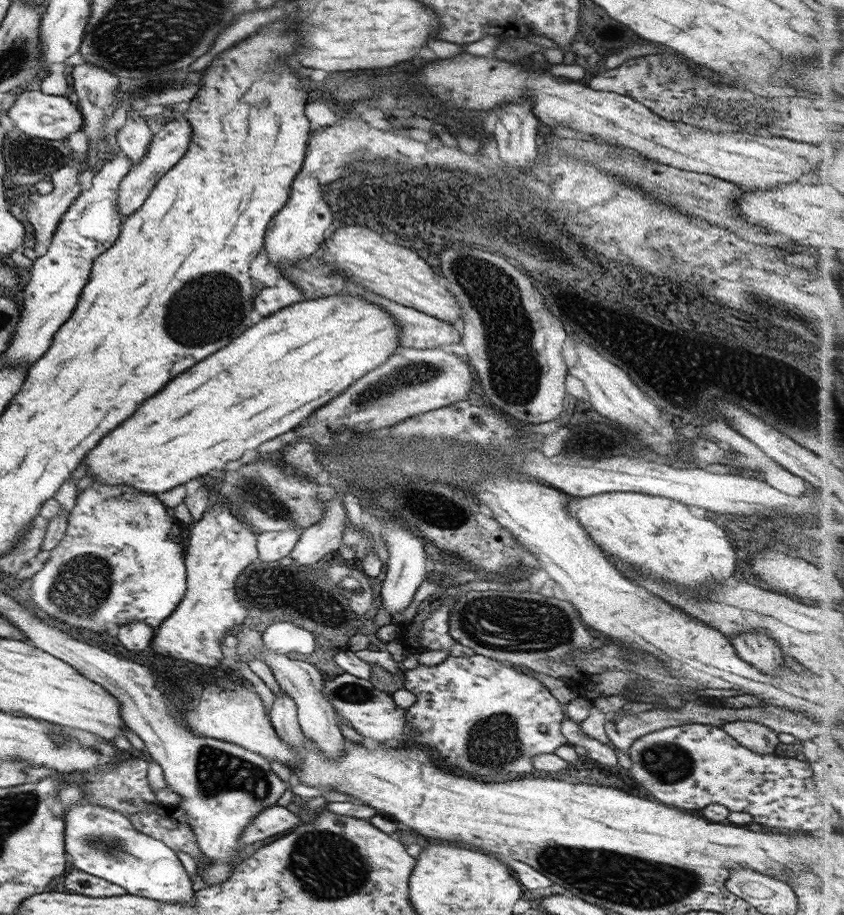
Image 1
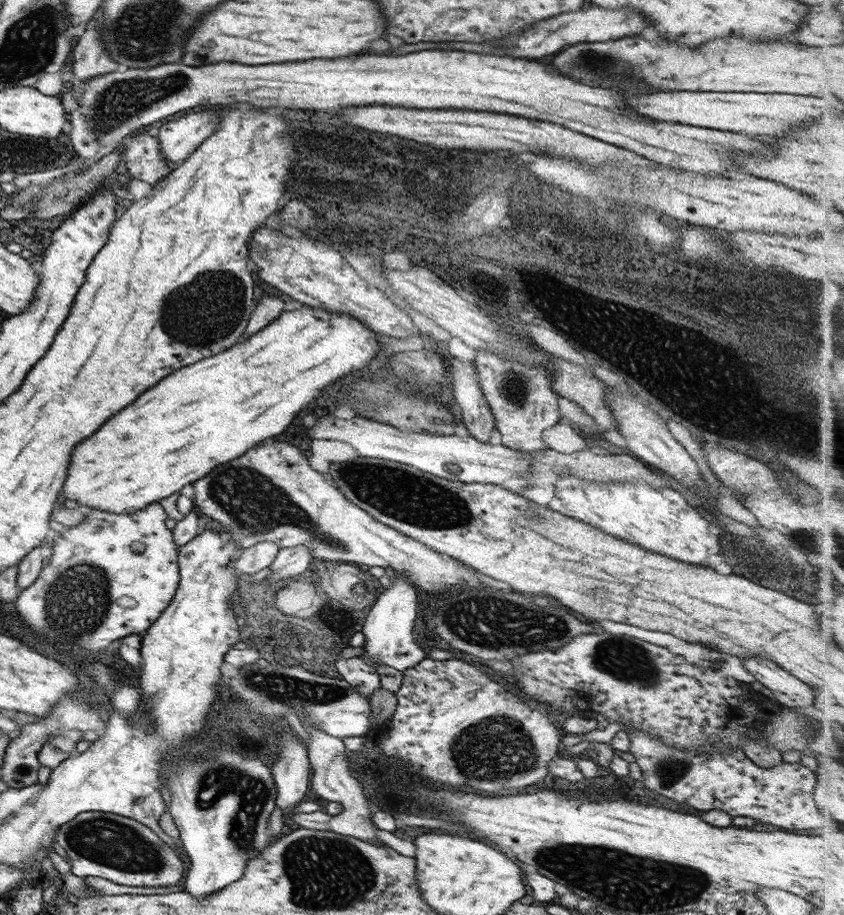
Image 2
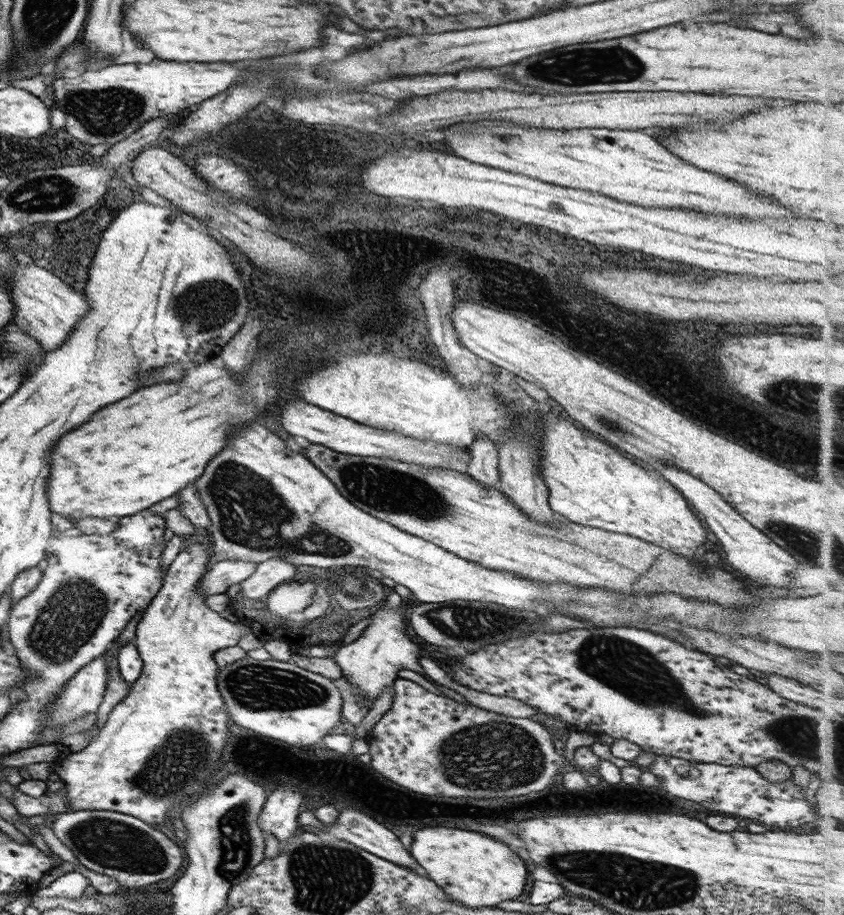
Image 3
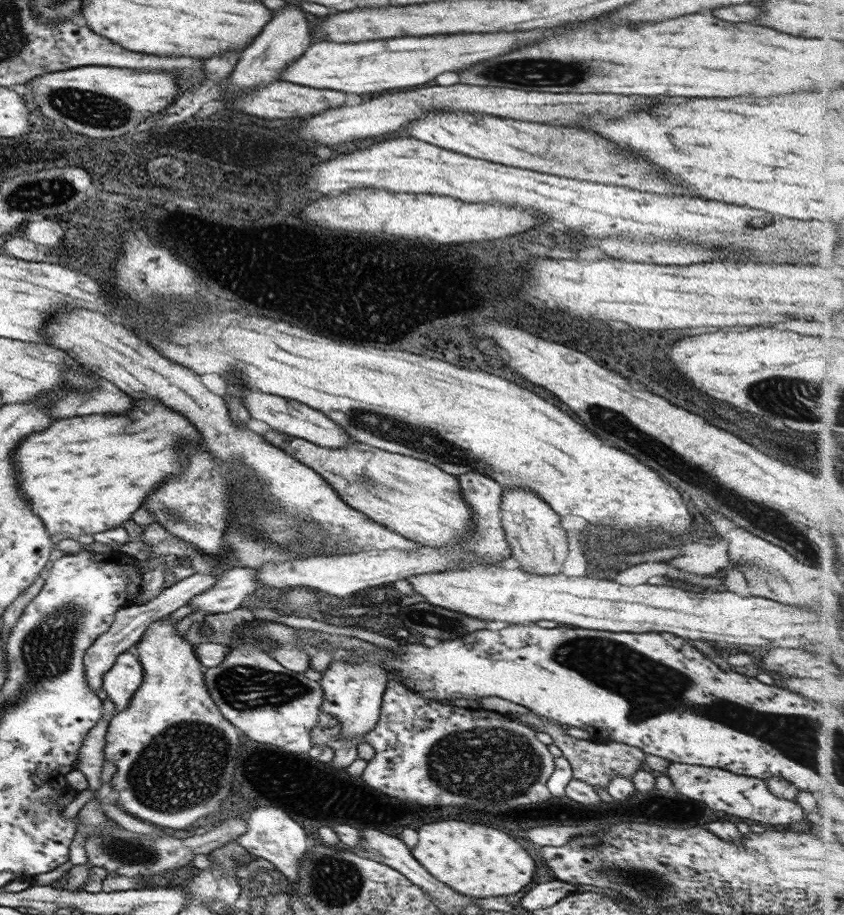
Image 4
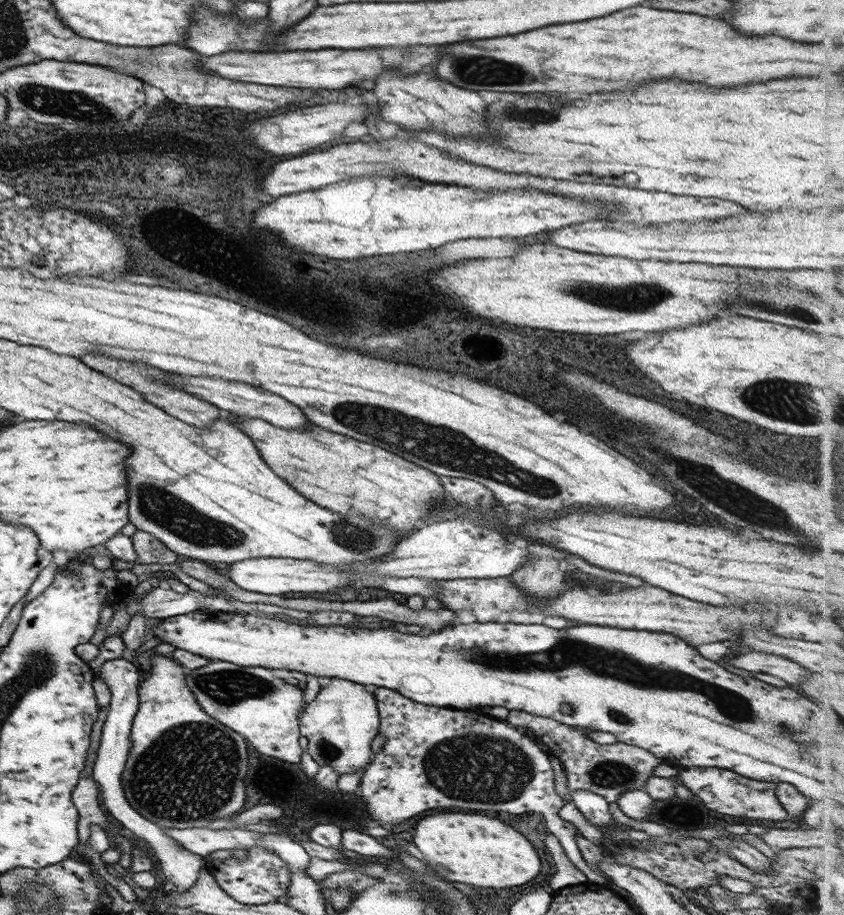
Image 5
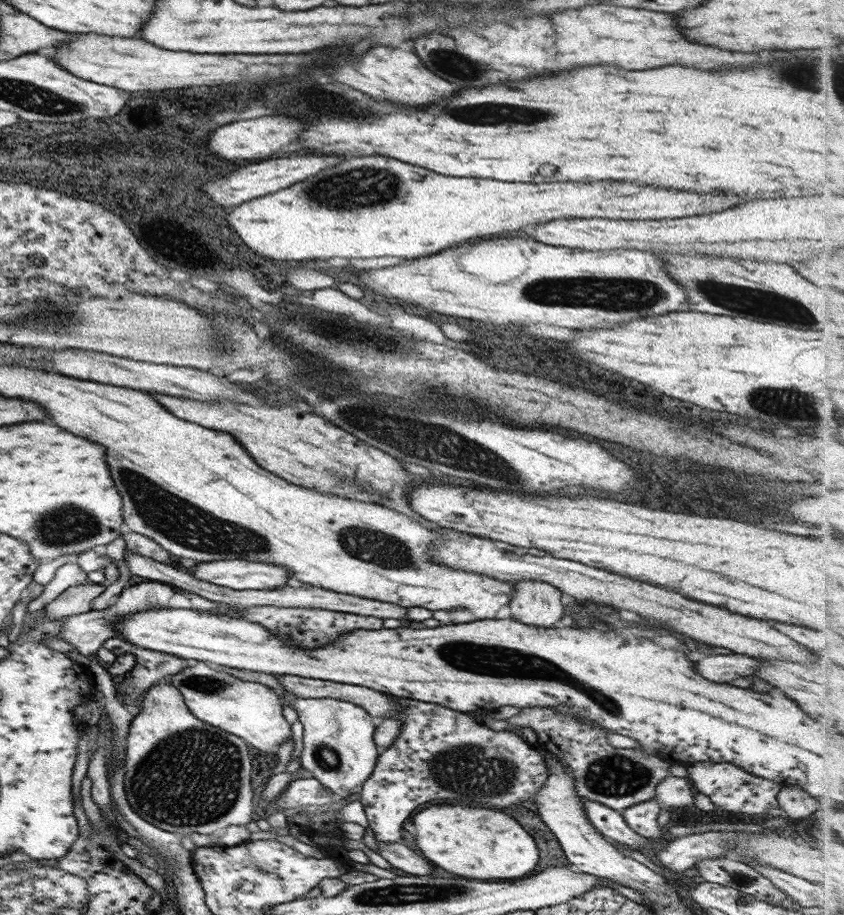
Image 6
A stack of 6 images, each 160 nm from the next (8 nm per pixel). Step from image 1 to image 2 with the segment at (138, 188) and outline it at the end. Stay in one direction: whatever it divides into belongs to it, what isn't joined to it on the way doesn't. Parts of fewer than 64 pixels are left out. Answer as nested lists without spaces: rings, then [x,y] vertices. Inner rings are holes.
[[[214,107],[199,113],[185,114],[177,120],[163,123],[156,138],[159,151],[168,164],[187,159],[218,125],[219,112]]]

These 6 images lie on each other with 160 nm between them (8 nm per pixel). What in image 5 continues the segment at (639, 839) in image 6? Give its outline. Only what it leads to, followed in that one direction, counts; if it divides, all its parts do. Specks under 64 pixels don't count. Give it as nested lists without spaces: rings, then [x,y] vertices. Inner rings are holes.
[[[574,790],[569,792],[569,796],[574,807],[593,828],[614,828],[614,825],[611,826],[611,813],[607,809],[608,802],[602,796],[588,790]]]

